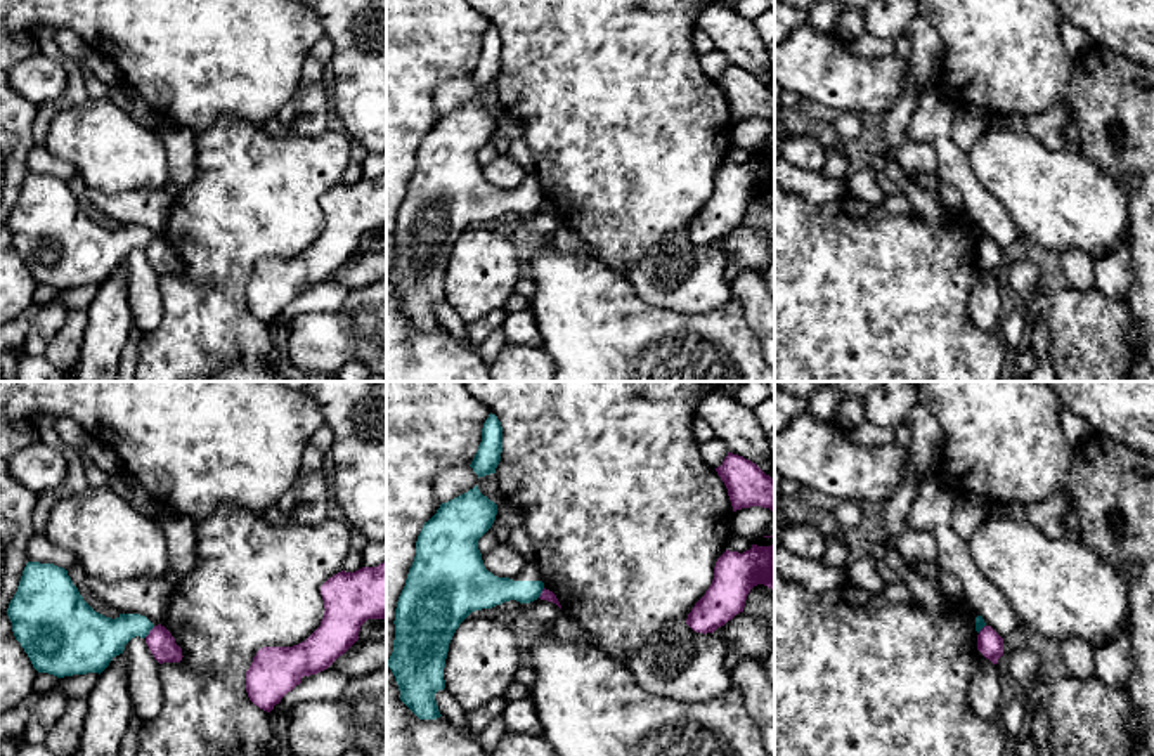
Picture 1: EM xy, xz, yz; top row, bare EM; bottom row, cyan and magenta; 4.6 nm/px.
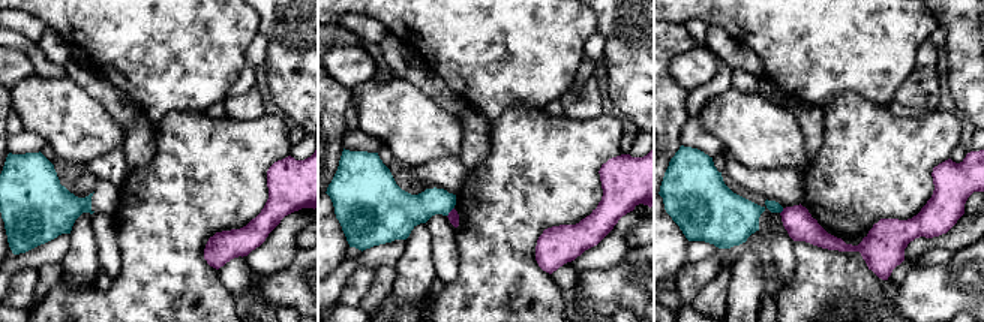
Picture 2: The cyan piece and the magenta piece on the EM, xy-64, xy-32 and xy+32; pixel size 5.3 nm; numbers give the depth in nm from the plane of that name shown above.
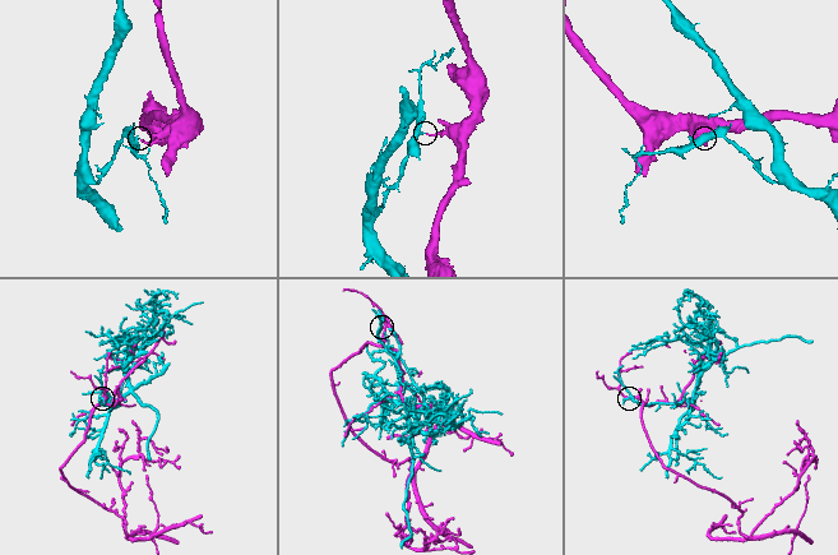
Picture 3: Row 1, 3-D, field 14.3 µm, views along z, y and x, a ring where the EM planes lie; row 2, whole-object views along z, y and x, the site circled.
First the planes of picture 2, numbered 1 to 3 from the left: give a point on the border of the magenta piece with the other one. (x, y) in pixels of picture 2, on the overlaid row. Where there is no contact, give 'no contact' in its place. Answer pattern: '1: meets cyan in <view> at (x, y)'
1: no contact
2: meets cyan in xy-32 at (450, 210)
3: meets cyan in xy+32 at (782, 210)

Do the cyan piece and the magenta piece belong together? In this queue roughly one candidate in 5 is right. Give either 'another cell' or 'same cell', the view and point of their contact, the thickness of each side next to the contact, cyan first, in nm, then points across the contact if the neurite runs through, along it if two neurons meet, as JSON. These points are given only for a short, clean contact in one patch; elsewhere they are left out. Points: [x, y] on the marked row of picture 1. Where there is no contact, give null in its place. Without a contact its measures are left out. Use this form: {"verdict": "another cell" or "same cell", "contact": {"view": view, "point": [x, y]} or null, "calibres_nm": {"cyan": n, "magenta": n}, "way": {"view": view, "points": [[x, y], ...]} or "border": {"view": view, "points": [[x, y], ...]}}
{"verdict": "another cell", "contact": {"view": "xy", "point": [149, 630]}, "calibres_nm": {"cyan": 220, "magenta": 120}, "border": {"view": "xy", "points": [[155, 626], [144, 637]]}}

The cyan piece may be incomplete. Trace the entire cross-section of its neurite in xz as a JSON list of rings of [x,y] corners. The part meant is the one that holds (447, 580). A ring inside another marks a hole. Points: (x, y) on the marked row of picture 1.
[[[475,486],[442,503],[418,536],[416,557],[395,609],[388,668],[400,701],[419,720],[442,716],[435,694],[445,688],[445,659],[459,624],[475,610],[509,600],[530,603],[544,590],[532,558],[511,579],[485,569],[478,539],[496,515],[497,505]]]

